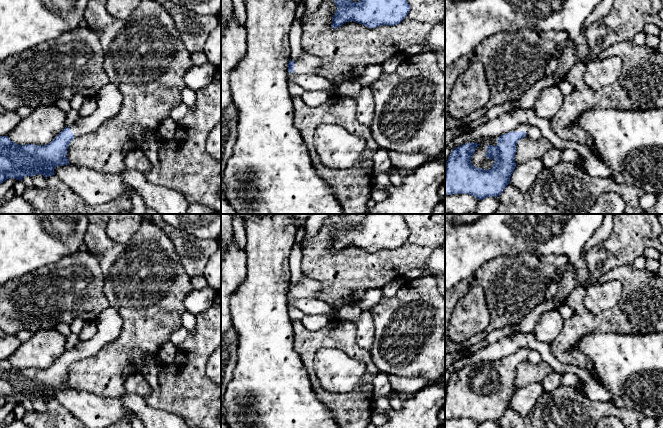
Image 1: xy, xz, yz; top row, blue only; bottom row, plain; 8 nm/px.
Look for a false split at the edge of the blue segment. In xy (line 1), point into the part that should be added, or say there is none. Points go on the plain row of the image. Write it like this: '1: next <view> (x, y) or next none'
1: next xy (109, 322)

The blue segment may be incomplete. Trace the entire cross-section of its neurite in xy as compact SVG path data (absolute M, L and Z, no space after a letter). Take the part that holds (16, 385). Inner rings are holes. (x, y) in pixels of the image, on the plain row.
M111 306L103 309L96 319L96 333L86 340L80 341L71 351L65 351L48 368L19 369L9 363L8 360L0 360L0 408L9 402L22 404L25 400L43 399L45 402L54 399L57 390L69 388L66 381L70 366L81 359L93 356L107 343L117 339L122 330L122 317L117 310Z

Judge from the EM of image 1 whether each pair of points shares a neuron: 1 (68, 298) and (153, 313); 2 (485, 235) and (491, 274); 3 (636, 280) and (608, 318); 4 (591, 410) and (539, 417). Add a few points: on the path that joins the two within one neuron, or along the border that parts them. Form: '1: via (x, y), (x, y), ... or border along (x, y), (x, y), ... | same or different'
1: border along (103, 282), (103, 293), (110, 305) | different
2: border along (512, 255), (502, 255), (487, 261), (471, 276) | different
3: via (636, 292), (636, 301), (620, 317) | same
4: via (578, 414), (552, 417) | same

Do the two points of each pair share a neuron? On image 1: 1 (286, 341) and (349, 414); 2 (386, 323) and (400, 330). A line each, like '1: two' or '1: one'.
1: two
2: one

